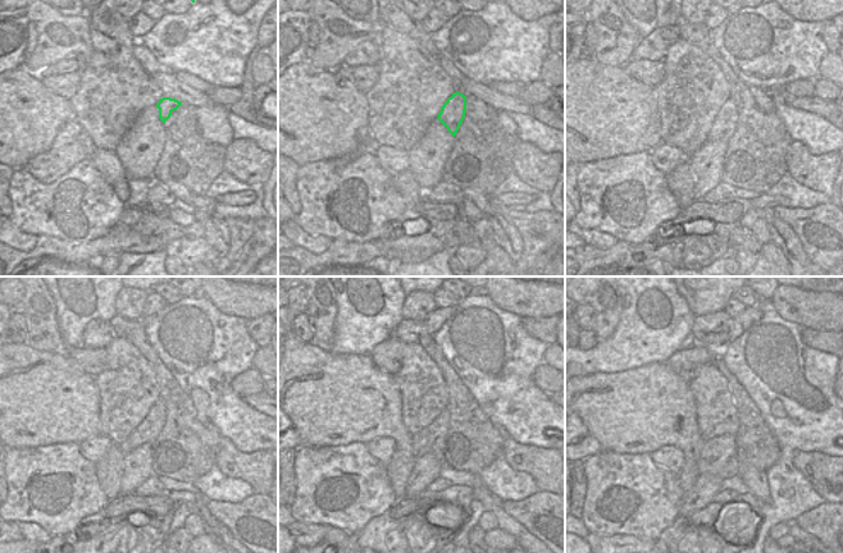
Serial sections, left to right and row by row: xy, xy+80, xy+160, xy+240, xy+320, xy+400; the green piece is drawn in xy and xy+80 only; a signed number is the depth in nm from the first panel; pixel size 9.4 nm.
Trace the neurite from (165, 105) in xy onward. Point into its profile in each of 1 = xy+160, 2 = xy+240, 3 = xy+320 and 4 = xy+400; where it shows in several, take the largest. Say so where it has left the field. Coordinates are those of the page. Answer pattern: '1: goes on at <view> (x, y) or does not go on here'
1: goes on at xy+160 (727, 122)
2: goes on at xy+240 (149, 429)
3: goes on at xy+320 (432, 438)
4: goes on at xy+400 (719, 456)

